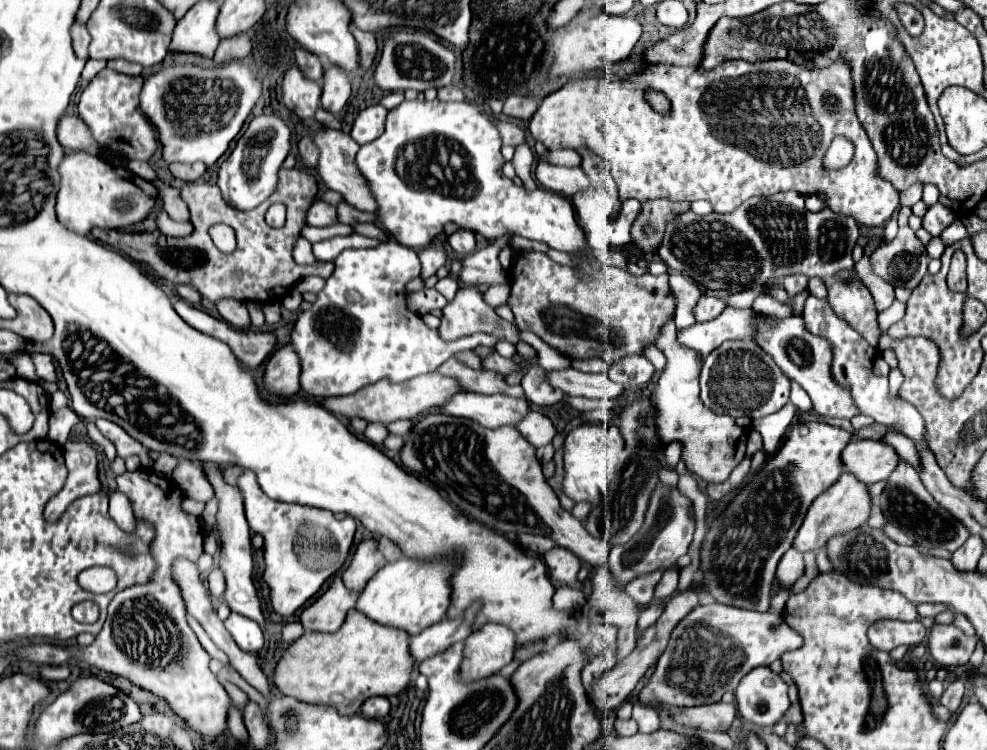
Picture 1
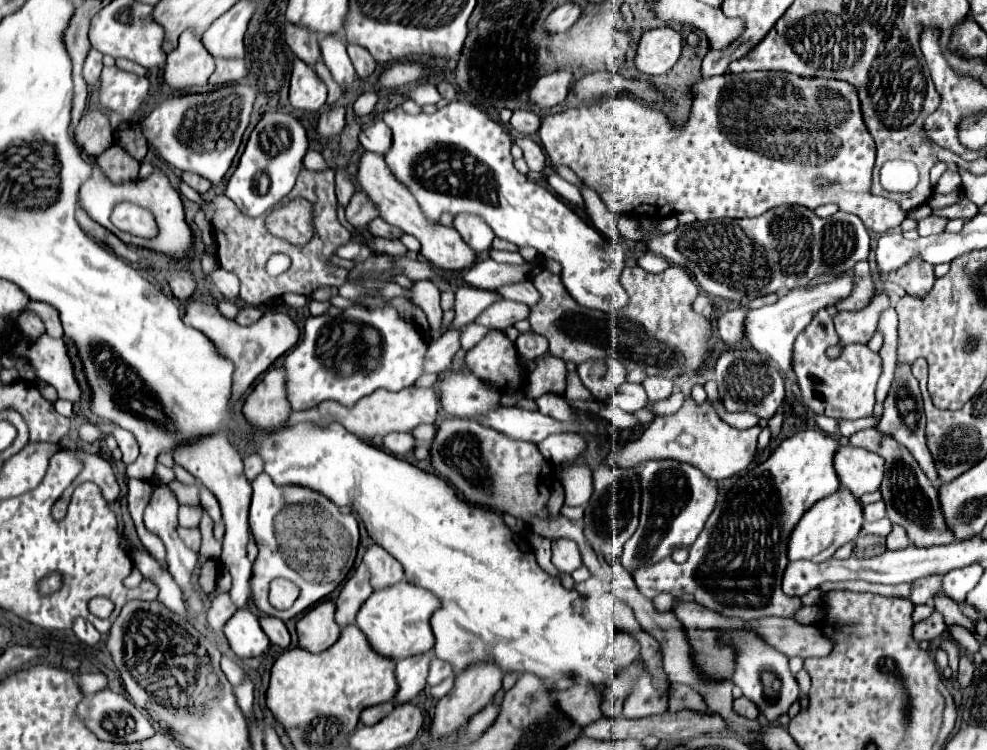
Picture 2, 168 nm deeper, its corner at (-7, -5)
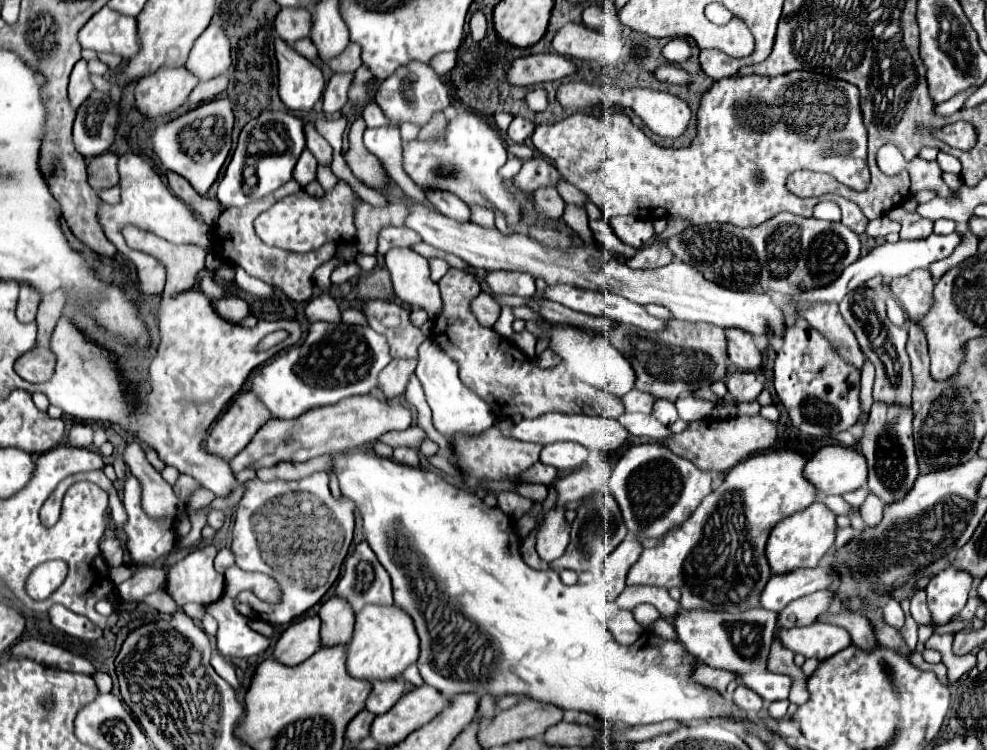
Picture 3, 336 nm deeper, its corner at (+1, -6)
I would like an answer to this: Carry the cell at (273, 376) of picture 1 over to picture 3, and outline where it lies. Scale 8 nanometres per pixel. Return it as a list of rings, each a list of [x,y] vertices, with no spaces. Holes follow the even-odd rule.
[[[251,390],[241,392],[211,428],[207,452],[223,456],[225,460],[235,458],[267,420],[271,420],[267,406]]]

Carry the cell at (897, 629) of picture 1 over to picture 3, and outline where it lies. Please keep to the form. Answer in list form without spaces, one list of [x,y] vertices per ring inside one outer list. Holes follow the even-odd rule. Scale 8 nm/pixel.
[[[917,592],[913,598],[911,598],[911,616],[913,620],[917,622],[917,626],[931,626],[933,620],[931,620],[931,612],[925,604],[925,592]]]

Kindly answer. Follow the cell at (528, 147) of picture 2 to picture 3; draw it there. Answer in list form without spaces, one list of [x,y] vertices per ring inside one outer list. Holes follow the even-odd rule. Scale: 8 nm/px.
[[[543,158],[525,160],[521,172],[513,178],[515,186],[519,186],[527,194],[533,194],[533,190],[537,190],[539,186],[547,186],[547,184],[557,186],[559,180],[561,180],[561,176],[555,170],[555,166]]]

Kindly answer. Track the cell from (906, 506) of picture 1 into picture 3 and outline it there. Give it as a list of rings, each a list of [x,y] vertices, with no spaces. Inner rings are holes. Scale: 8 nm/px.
[[[875,402],[871,406],[869,420],[863,428],[863,434],[857,442],[859,450],[867,458],[869,464],[869,490],[883,500],[883,504],[893,504],[895,500],[903,500],[907,492],[911,492],[917,476],[919,464],[913,448],[913,434],[911,434],[911,420],[913,412],[897,406],[885,406]]]

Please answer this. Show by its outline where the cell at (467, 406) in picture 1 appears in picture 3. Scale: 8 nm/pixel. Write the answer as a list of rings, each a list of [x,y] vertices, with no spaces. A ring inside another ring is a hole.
[[[543,414],[531,420],[521,420],[517,424],[513,424],[509,428],[509,436],[515,440],[523,440],[523,442],[535,442],[535,444],[551,444],[551,442],[559,442],[559,440],[569,440],[569,442],[579,442],[589,450],[597,450],[603,454],[613,454],[617,448],[621,448],[627,438],[629,432],[617,422],[617,420],[609,420],[609,418],[601,418],[601,416],[587,416],[587,414]]]

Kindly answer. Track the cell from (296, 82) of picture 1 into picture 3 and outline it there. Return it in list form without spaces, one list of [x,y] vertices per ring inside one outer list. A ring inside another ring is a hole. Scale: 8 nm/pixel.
[[[275,40],[279,62],[279,96],[289,110],[311,110],[321,98],[325,80],[321,70],[297,54],[283,40]]]

